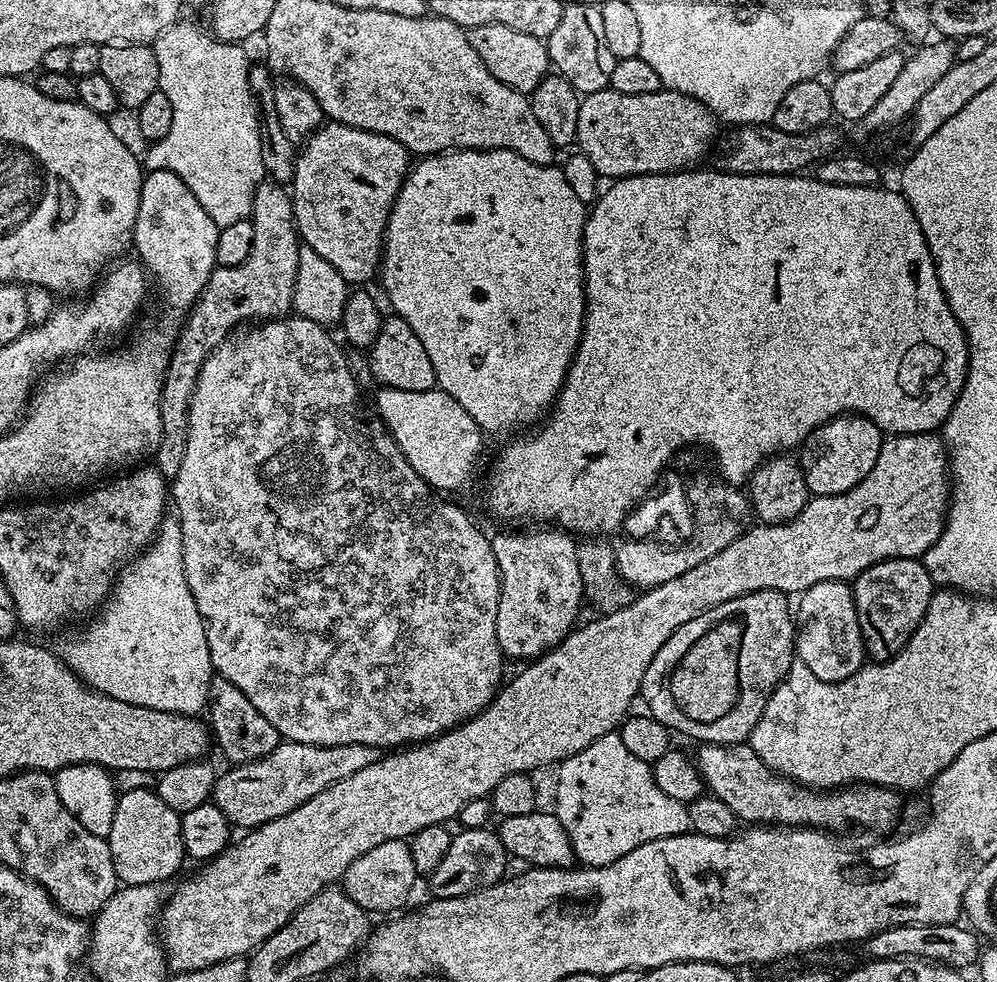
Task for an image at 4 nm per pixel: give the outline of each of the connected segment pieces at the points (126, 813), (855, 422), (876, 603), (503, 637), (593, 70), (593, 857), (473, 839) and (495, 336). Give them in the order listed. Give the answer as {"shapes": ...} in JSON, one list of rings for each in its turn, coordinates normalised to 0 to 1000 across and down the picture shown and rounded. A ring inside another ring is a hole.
{"shapes":[[[[152,802],[132,804],[130,808],[119,808],[116,824],[114,825],[114,837],[110,841],[110,849],[106,852],[110,862],[110,870],[114,878],[117,897],[121,901],[134,900],[159,901],[160,896],[169,896],[181,884],[181,879],[186,879],[185,863],[183,862],[183,845],[181,844],[182,828],[171,825],[162,813]]],[[[848,422],[837,424],[824,434],[820,434],[809,446],[800,460],[800,467],[808,495],[814,505],[836,505],[852,501],[861,491],[877,479],[881,470],[883,455],[889,444],[877,430],[862,422]]],[[[897,568],[873,576],[854,596],[867,663],[876,673],[893,672],[913,654],[926,633],[937,602],[935,587],[922,569]]],[[[566,540],[538,541],[542,542],[506,542],[492,547],[502,581],[497,649],[511,673],[533,674],[564,655],[579,634],[582,614],[588,611],[584,585],[580,585],[579,551]]],[[[567,3],[564,10],[564,22],[560,22],[556,35],[552,35],[548,42],[550,59],[553,68],[580,96],[599,94],[612,87],[612,75],[616,75],[618,60],[610,49],[604,27],[604,14],[601,7],[594,4]]],[[[621,744],[610,745],[588,764],[568,771],[560,785],[556,830],[573,855],[577,875],[589,883],[606,883],[648,857],[691,846],[689,820],[661,803],[654,779],[628,764]]],[[[489,841],[466,843],[463,849],[453,853],[451,866],[443,870],[443,878],[439,878],[439,882],[435,882],[435,886],[428,893],[429,904],[436,915],[469,912],[507,895],[509,888],[506,887],[512,881],[512,873],[504,862],[501,850],[491,844]]],[[[463,151],[451,155],[442,155],[435,159],[427,159],[418,162],[412,168],[409,180],[405,183],[404,189],[399,193],[399,202],[395,206],[395,210],[389,219],[389,231],[385,234],[385,255],[381,267],[381,275],[379,278],[380,288],[385,288],[385,293],[389,296],[389,305],[393,309],[392,317],[405,325],[411,332],[411,336],[415,336],[415,340],[419,340],[419,348],[423,348],[423,353],[427,355],[427,360],[431,360],[431,370],[435,373],[435,381],[437,382],[437,390],[442,399],[451,401],[451,405],[455,405],[455,409],[459,409],[459,413],[463,413],[463,418],[467,418],[467,422],[471,422],[471,426],[475,426],[475,430],[486,441],[492,440],[514,440],[526,438],[529,432],[537,433],[553,416],[558,410],[558,403],[562,399],[563,393],[570,380],[570,374],[574,371],[574,366],[578,363],[578,353],[582,351],[582,341],[586,339],[586,225],[588,223],[588,210],[580,202],[580,198],[576,198],[576,193],[572,193],[572,185],[568,185],[568,177],[565,170],[559,169],[557,166],[537,167],[528,161],[524,161],[520,157],[516,157],[512,153],[504,153],[496,151],[495,153],[481,153],[480,151]]]]}

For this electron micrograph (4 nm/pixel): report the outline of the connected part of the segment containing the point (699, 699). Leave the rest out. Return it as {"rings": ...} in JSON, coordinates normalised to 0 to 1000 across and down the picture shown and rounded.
{"rings":[[[778,601],[749,603],[740,609],[732,609],[720,617],[700,625],[700,629],[692,629],[692,633],[688,633],[688,637],[680,637],[680,642],[676,642],[676,646],[672,646],[672,650],[668,650],[664,662],[660,662],[660,666],[656,666],[656,674],[652,674],[652,678],[648,678],[648,686],[642,700],[642,709],[644,713],[650,716],[649,728],[654,729],[660,735],[664,735],[675,746],[681,747],[683,745],[684,748],[698,754],[697,756],[708,758],[747,757],[753,751],[756,739],[760,739],[760,731],[764,731],[764,723],[768,723],[768,715],[774,709],[774,704],[782,698],[786,687],[790,685],[796,674],[799,636],[796,634],[795,620],[793,618],[790,620],[790,611],[791,608],[787,604]]]}

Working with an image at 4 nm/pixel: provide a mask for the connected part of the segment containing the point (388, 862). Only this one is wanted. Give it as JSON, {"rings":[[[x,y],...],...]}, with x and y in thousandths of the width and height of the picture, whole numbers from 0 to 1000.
{"rings":[[[392,855],[383,857],[382,860],[356,875],[342,892],[341,900],[348,912],[355,915],[359,923],[363,923],[371,931],[377,929],[393,931],[407,923],[405,921],[417,895],[419,889],[415,882],[412,860],[408,856]]]}

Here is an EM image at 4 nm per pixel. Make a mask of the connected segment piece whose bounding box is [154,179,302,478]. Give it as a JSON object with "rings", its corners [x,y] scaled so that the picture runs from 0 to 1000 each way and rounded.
{"rings":[[[266,182],[254,200],[251,223],[255,230],[255,251],[251,251],[247,267],[239,267],[239,271],[230,273],[219,271],[213,276],[203,299],[188,319],[189,327],[185,335],[181,342],[179,338],[173,352],[173,364],[164,379],[160,402],[164,437],[154,465],[155,476],[166,487],[177,485],[183,475],[183,462],[187,462],[189,449],[189,411],[193,408],[193,398],[197,396],[197,387],[201,384],[201,374],[209,362],[242,332],[288,323],[293,314],[303,246],[297,235],[297,223],[293,221],[290,192],[275,183]]]}

